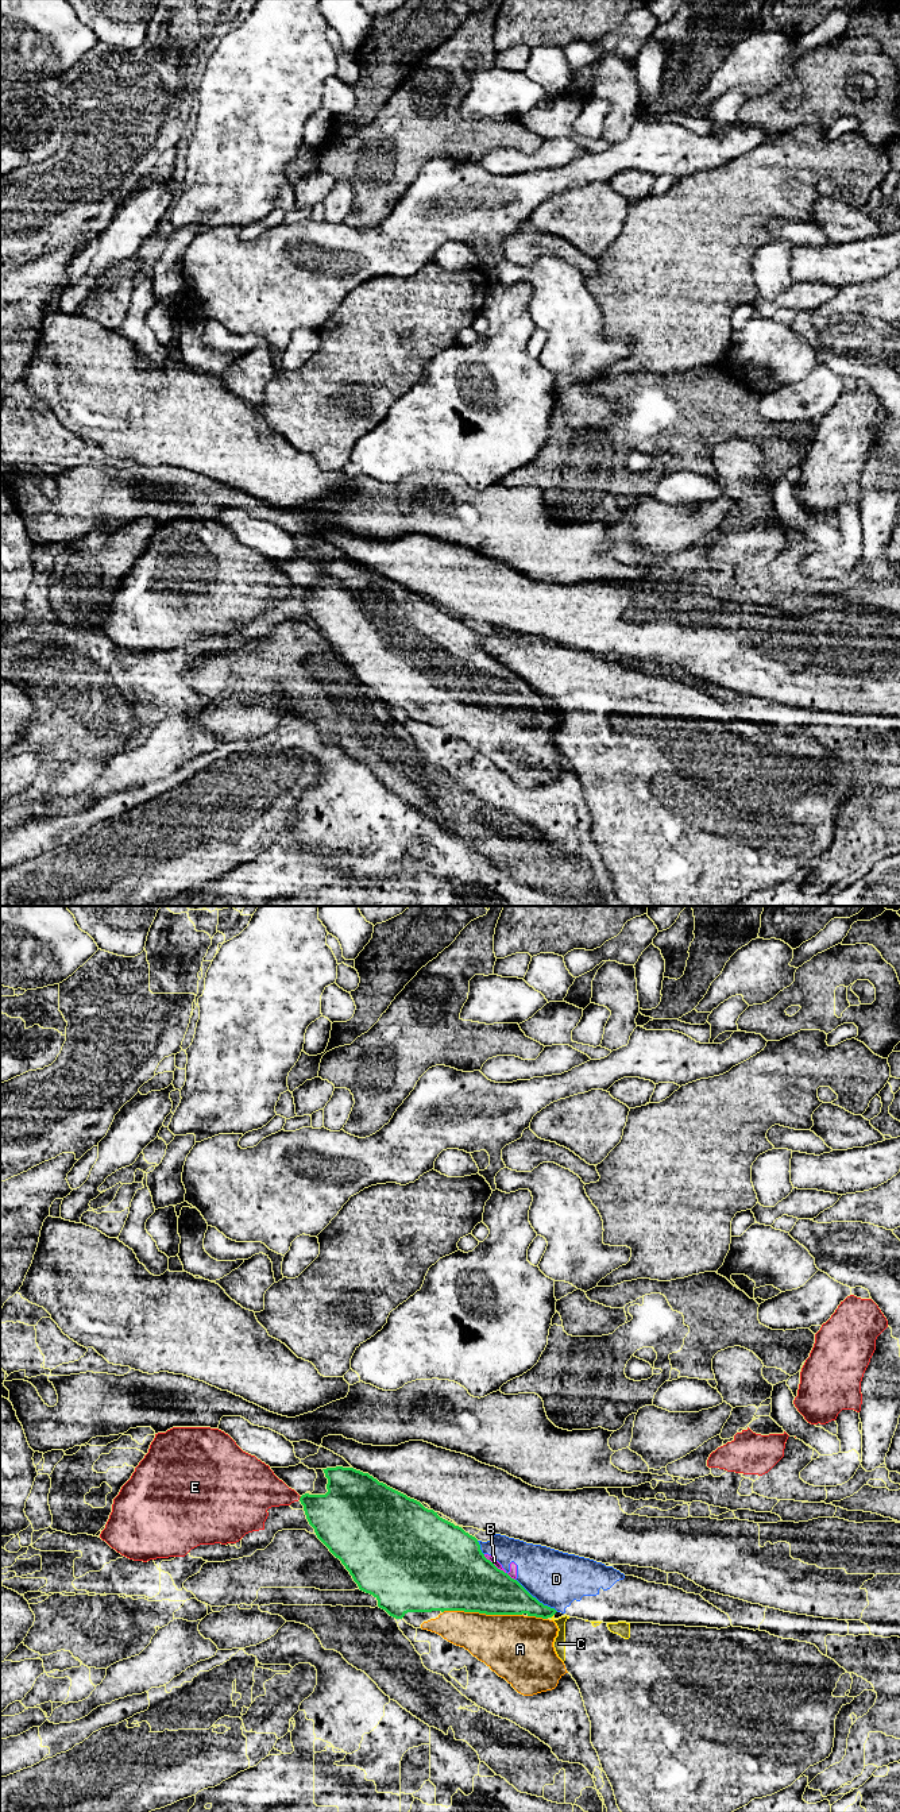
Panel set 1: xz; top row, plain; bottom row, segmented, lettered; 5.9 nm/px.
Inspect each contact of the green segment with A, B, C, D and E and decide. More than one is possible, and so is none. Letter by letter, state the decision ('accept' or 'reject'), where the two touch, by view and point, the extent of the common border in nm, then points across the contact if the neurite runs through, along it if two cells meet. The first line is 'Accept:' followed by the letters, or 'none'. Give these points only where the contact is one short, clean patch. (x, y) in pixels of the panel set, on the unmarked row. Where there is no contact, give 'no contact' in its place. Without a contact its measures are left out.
Accept: A
A: accept | xz (482, 705) | 480 nm
B: reject | xz (499, 662) | 240 nm
C: reject | xz (552, 708) | 40 nm | along xz (553, 706), (551, 710)
D: reject | xz (536, 691) | 320 nm
E: reject | xz (300, 590) | 30 nm | along xz (301, 589), (298, 592)

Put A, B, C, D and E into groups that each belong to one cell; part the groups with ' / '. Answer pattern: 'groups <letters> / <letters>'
groups A / B C D / E

